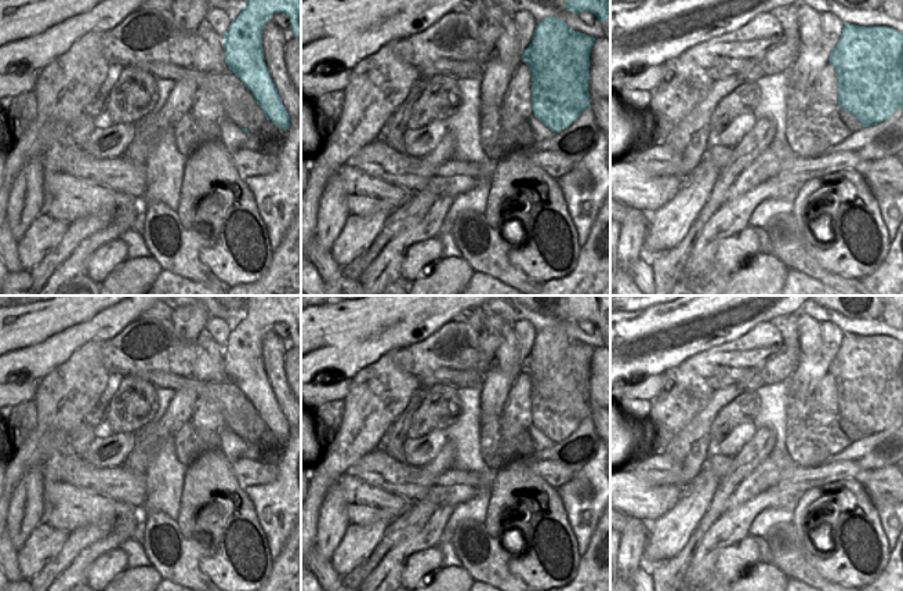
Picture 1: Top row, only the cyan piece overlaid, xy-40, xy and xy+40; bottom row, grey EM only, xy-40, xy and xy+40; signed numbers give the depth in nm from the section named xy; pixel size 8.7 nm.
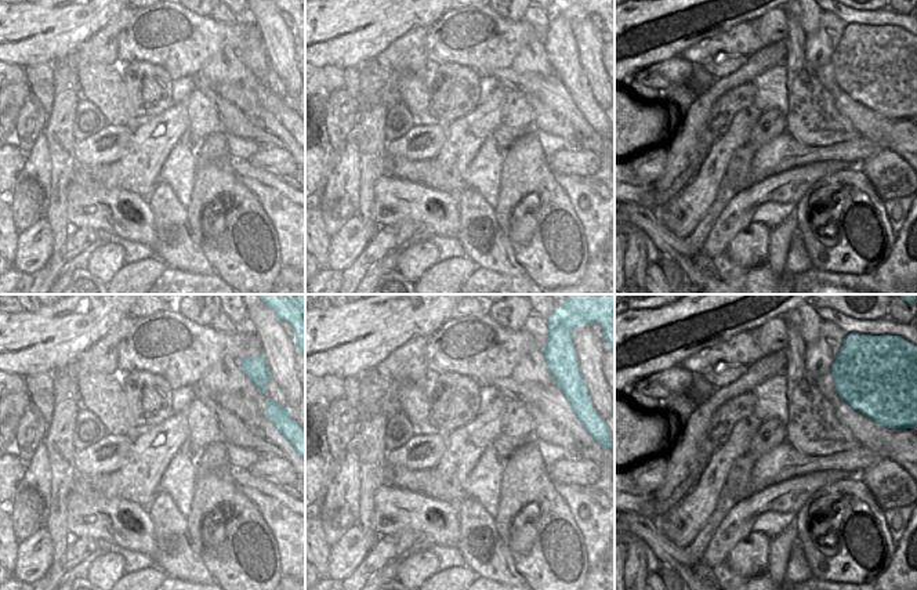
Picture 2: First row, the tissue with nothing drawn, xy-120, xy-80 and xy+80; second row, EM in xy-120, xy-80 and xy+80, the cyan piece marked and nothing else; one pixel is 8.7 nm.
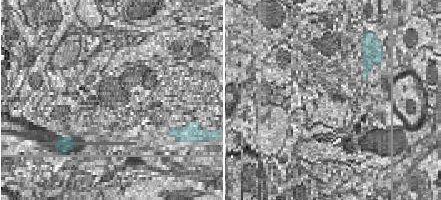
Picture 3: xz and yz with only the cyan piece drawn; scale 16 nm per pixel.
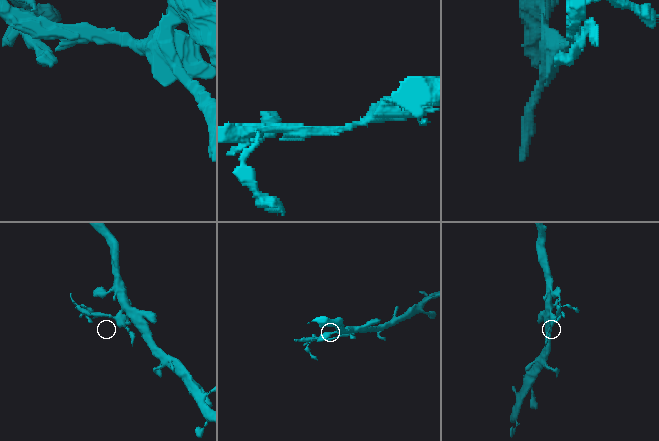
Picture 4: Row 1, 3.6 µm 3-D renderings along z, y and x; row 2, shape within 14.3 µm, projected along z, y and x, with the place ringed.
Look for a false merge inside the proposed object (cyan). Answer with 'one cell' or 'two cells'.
two cells

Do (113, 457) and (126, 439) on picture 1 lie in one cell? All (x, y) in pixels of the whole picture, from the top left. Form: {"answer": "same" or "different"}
{"answer": "same"}

